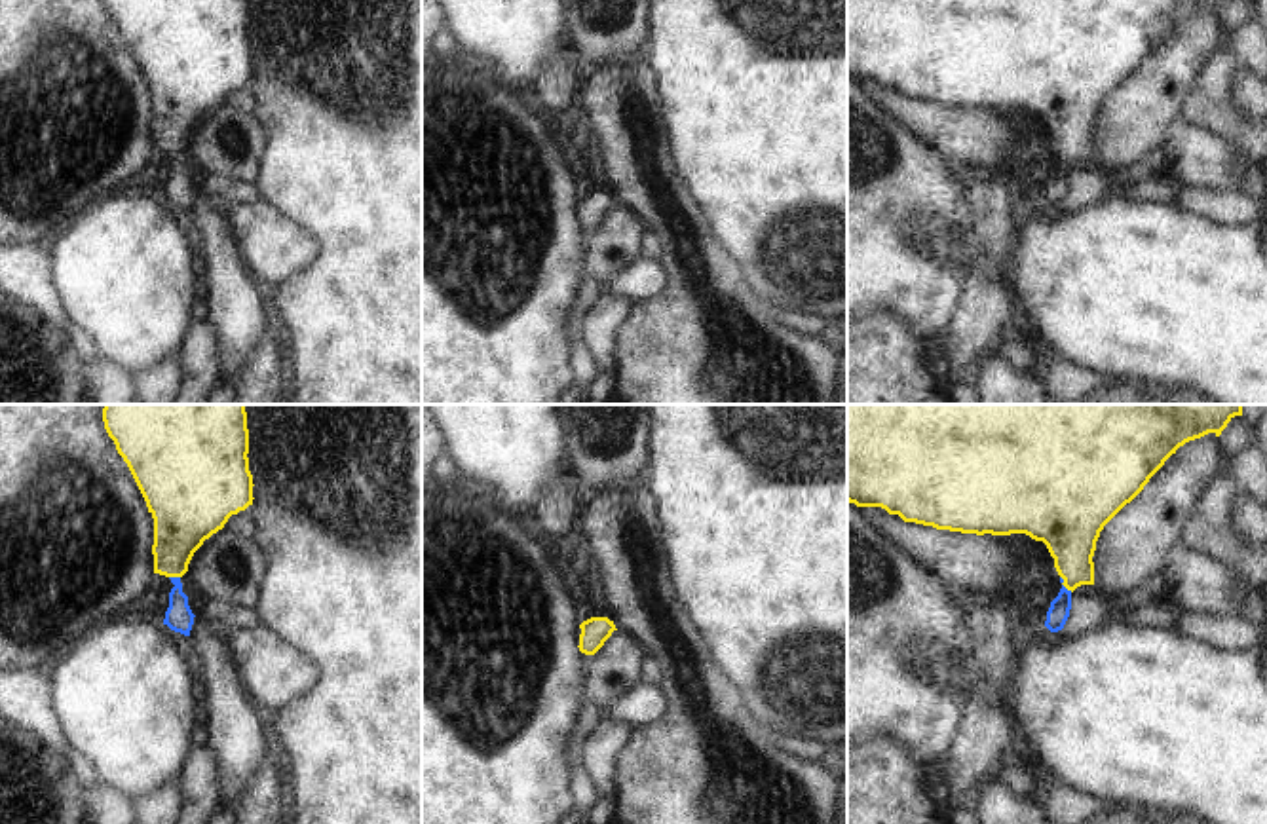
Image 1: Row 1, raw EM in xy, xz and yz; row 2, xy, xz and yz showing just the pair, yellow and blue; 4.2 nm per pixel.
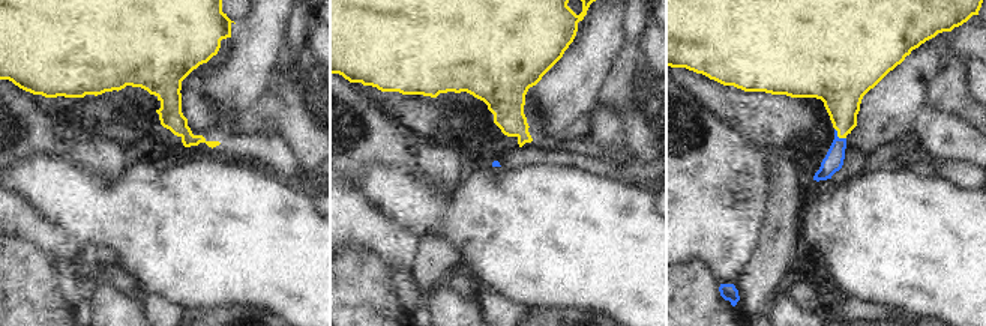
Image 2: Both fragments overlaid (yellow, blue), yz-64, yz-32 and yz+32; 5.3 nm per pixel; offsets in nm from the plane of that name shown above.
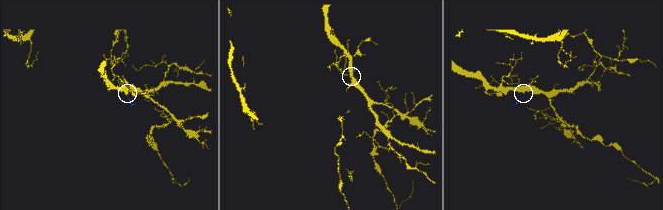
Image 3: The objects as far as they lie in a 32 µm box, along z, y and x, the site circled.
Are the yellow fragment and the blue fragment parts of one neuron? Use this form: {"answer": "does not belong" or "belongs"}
{"answer": "belongs"}

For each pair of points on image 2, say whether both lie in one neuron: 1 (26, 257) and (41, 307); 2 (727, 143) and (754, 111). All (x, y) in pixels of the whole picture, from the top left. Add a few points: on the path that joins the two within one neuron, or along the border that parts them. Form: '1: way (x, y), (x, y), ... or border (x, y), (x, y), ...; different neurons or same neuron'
1: way (26, 269), (26, 292), (29, 295); same neuron
2: border (709, 110), (736, 126), (749, 141), (761, 149); different neurons

